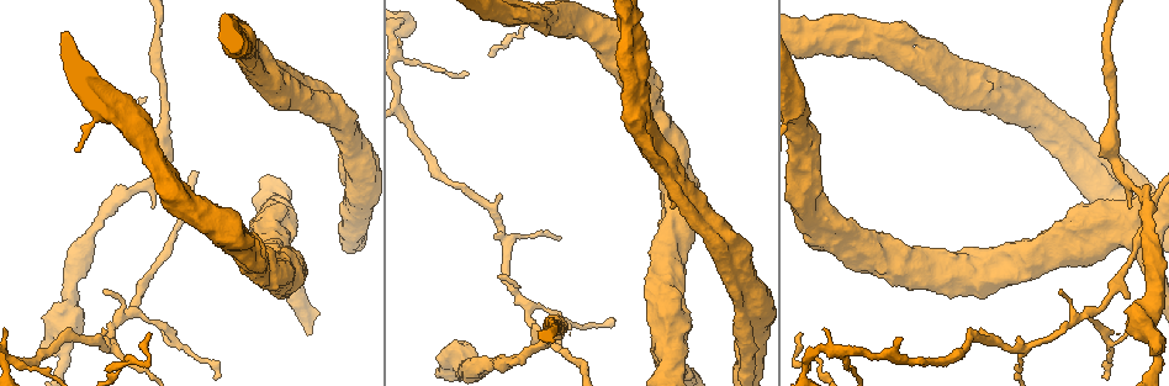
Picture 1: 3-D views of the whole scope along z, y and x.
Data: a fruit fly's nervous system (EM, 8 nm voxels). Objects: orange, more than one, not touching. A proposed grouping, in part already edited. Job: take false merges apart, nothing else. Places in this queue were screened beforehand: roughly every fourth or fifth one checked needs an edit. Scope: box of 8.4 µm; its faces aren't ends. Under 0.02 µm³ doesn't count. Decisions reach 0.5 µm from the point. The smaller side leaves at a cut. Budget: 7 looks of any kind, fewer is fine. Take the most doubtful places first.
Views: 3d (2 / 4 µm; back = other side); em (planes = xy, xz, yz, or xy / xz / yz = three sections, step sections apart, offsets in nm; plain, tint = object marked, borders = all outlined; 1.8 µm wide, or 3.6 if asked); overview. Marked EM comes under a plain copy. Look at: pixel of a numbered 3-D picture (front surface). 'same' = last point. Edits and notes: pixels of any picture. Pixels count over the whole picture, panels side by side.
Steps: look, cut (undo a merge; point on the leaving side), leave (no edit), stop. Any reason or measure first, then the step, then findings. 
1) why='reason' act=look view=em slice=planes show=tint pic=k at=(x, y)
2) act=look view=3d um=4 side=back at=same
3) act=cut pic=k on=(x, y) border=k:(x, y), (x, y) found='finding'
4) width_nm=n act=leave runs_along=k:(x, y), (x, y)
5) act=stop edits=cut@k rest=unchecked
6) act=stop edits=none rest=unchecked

why='arms part here' act=look view=em slice=yz step=4 show=tint pic=1 at=(899, 45)

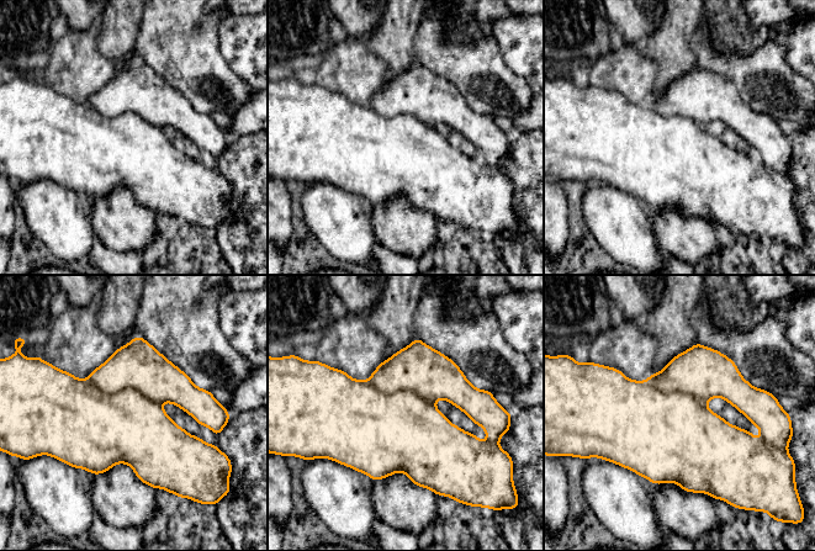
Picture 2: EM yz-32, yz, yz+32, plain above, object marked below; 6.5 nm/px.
why='another direction' act=look view=em slice=planes show=tint at=same

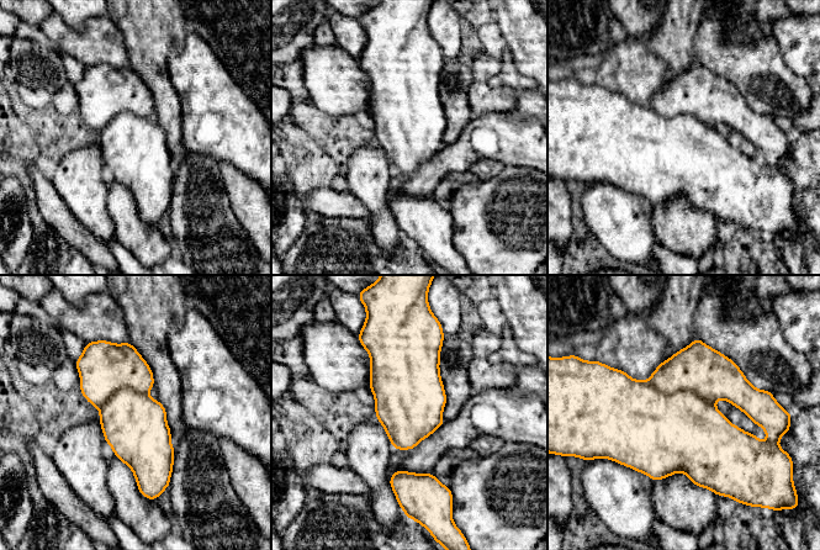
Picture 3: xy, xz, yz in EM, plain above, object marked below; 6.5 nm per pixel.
act=leave found='all the same neuron'

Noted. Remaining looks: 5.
why='thick turns thin' act=look view=3d um=4 pic=1 at=(1110, 181)

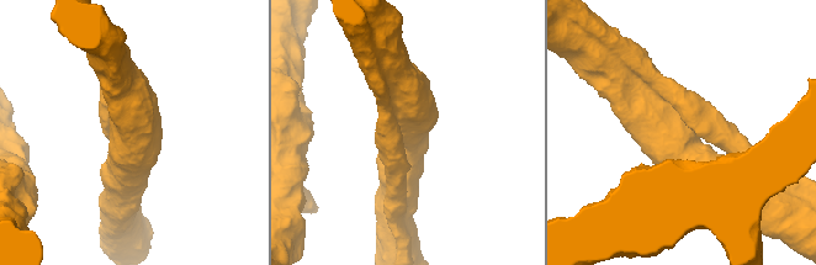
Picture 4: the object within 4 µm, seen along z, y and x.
act=look view=em um=3.6 slice=planes show=tint pic=4 at=(687, 130)

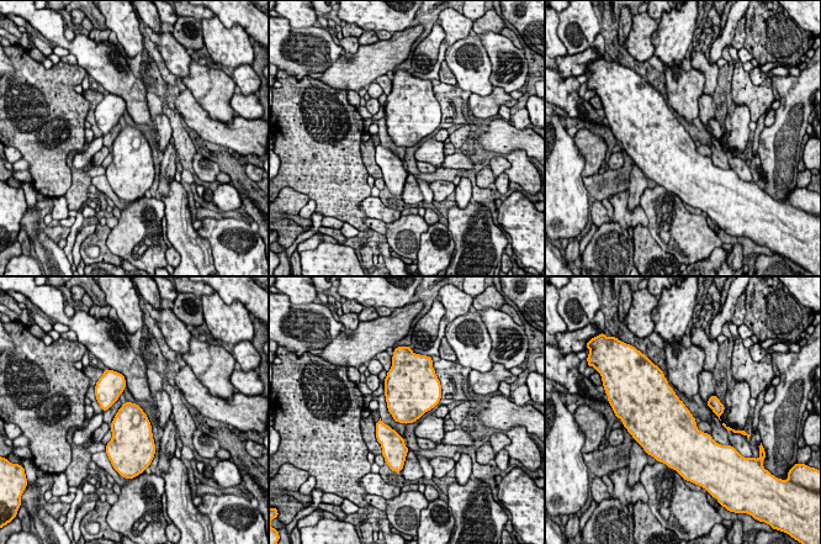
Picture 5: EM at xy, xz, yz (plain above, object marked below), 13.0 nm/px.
width_nm=480 act=leave found='continuous, no second neuron'

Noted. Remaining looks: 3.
why='arms part here' act=look view=3d um=2 pic=1 at=(1024, 347)

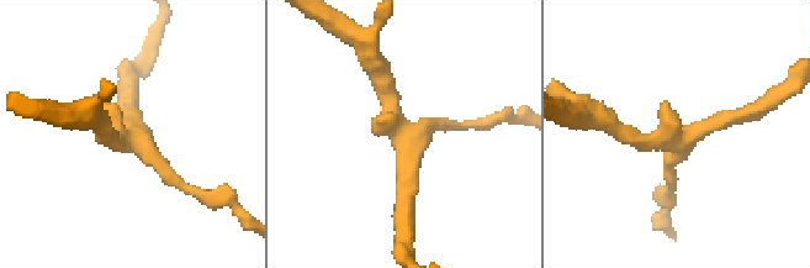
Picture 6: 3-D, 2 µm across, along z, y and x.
arms=3 why='shape alone is not enough' act=look view=em slice=xy step=4 show=tint pic=6 at=(407, 141)

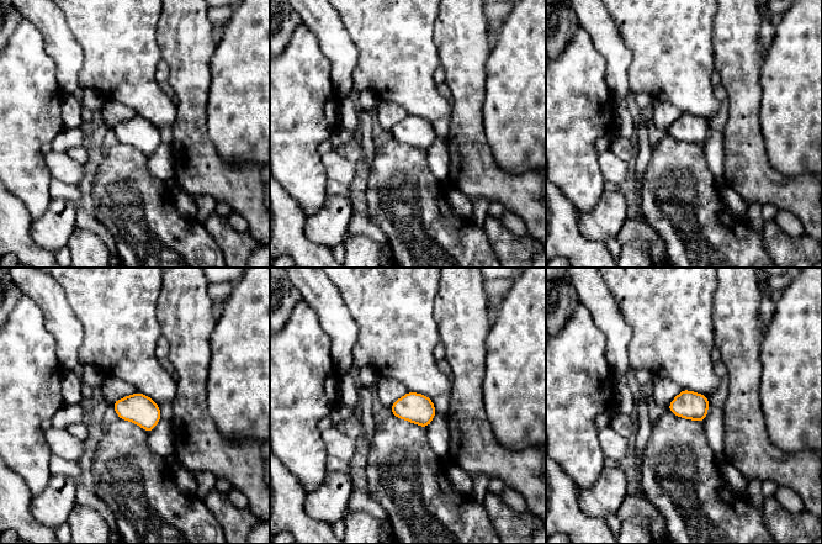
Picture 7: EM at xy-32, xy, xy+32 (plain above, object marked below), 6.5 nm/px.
act=look view=em slice=planes show=tint at=same

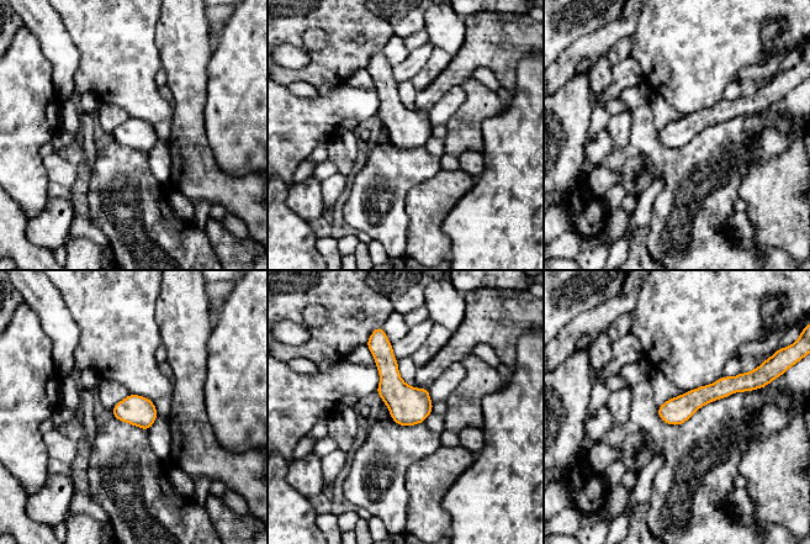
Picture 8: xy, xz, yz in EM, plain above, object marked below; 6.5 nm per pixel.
width_nm=180 act=leave found='all the same neuron'

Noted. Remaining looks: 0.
act=stop edits=none rest=unchecked

